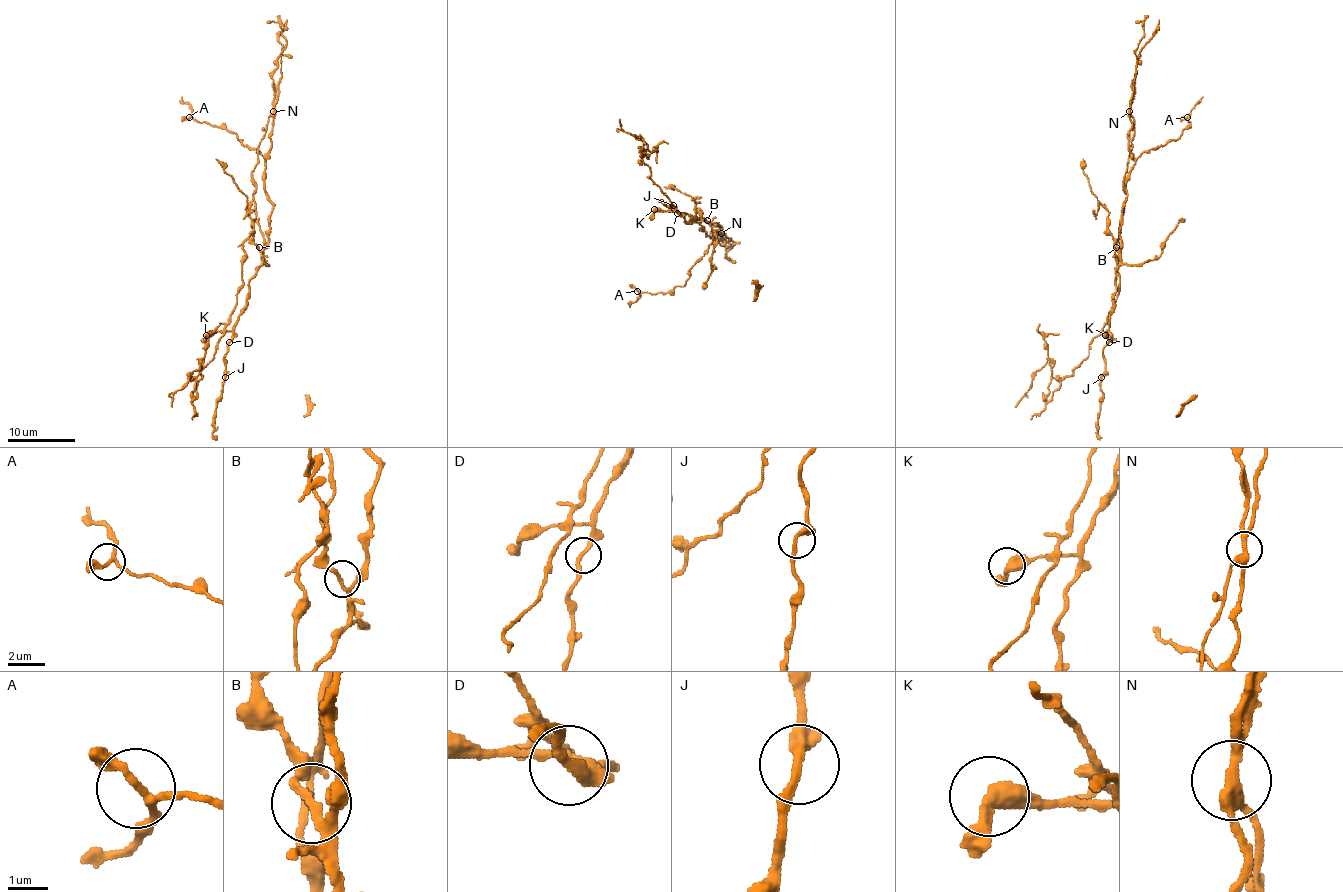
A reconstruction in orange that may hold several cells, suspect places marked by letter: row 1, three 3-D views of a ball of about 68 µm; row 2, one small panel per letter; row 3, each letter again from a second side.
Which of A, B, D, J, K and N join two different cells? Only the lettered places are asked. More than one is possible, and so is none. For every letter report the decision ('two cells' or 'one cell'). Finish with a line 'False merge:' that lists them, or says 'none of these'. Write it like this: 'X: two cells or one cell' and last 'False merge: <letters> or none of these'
A: one cell
B: one cell
D: one cell
J: one cell
K: one cell
N: two cells
False merge: N

